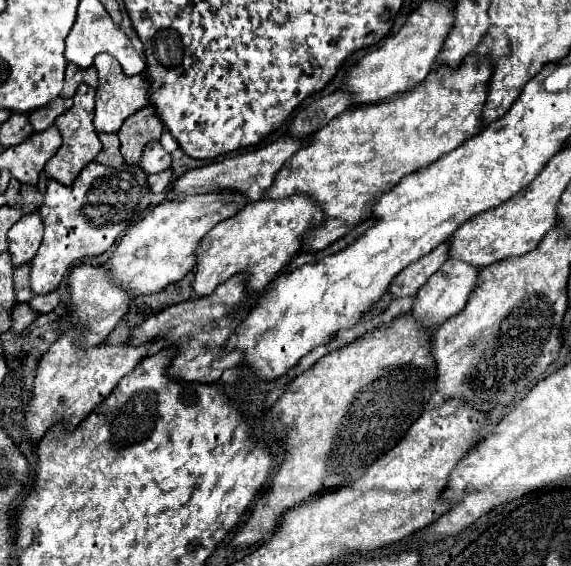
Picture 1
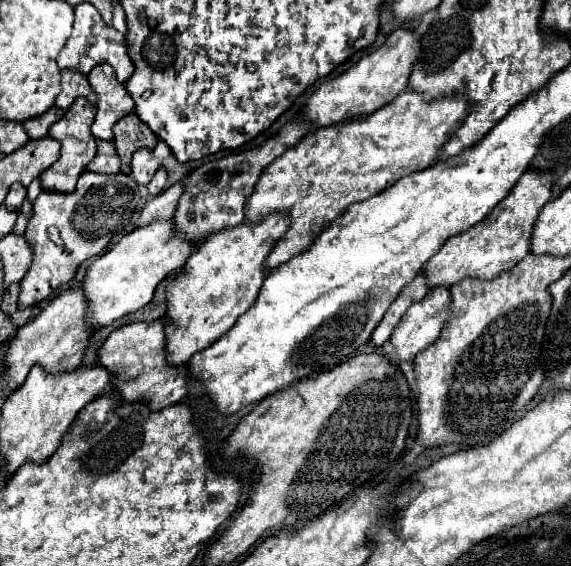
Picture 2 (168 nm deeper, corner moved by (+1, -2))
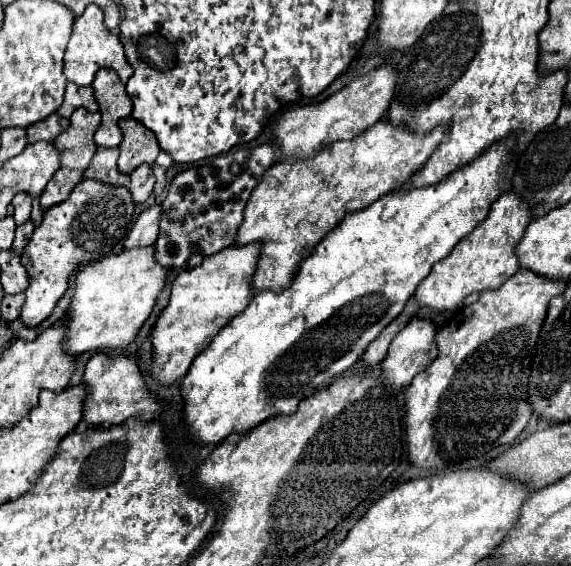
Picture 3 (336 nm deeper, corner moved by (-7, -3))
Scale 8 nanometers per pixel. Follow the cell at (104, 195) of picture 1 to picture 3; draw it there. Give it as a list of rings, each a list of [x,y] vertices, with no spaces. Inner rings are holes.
[[[84,179],[72,189],[72,193],[70,193],[70,197],[66,201],[58,203],[56,207],[52,207],[52,209],[48,209],[44,213],[44,219],[42,219],[40,227],[34,229],[34,235],[28,241],[28,245],[24,247],[24,253],[22,253],[22,263],[24,263],[26,271],[28,271],[28,281],[30,281],[30,285],[26,289],[26,303],[24,303],[22,315],[20,315],[24,325],[36,327],[46,317],[52,315],[54,305],[58,303],[58,299],[68,289],[70,275],[80,265],[100,261],[100,259],[116,255],[116,253],[120,253],[124,249],[124,239],[128,237],[128,231],[134,225],[134,207],[136,205],[132,203],[132,197],[128,195],[126,187],[108,187],[104,183]]]

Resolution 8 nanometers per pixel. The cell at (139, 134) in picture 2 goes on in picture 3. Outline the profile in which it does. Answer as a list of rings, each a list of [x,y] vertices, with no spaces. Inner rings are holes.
[[[132,117],[120,119],[120,127],[124,133],[124,139],[120,143],[118,171],[128,175],[142,163],[154,165],[154,161],[160,153],[156,135],[152,131],[148,131],[142,123],[136,123]]]

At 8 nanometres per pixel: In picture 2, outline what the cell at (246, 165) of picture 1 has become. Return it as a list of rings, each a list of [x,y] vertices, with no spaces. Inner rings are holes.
[[[176,182],[170,188],[166,188],[162,194],[158,194],[152,202],[146,204],[146,208],[138,218],[138,226],[150,224],[152,220],[158,220],[158,218],[174,218],[174,212],[182,194],[184,194],[184,182]]]

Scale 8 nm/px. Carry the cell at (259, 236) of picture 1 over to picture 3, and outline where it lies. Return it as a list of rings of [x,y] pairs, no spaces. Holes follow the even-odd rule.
[[[256,243],[244,247],[232,245],[204,259],[200,267],[182,271],[174,279],[170,301],[160,313],[150,335],[152,363],[148,369],[158,385],[168,387],[172,383],[178,383],[188,373],[194,357],[210,345],[214,335],[226,327],[230,319],[246,309],[254,295],[250,281],[256,269],[258,253],[260,245]]]

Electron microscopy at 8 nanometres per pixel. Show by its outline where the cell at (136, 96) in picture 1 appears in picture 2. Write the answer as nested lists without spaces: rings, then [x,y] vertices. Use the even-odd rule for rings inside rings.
[[[96,64],[88,74],[88,80],[98,94],[98,114],[92,124],[92,134],[100,140],[112,140],[112,126],[134,110],[134,100],[128,94],[126,86],[118,82],[110,64]]]

